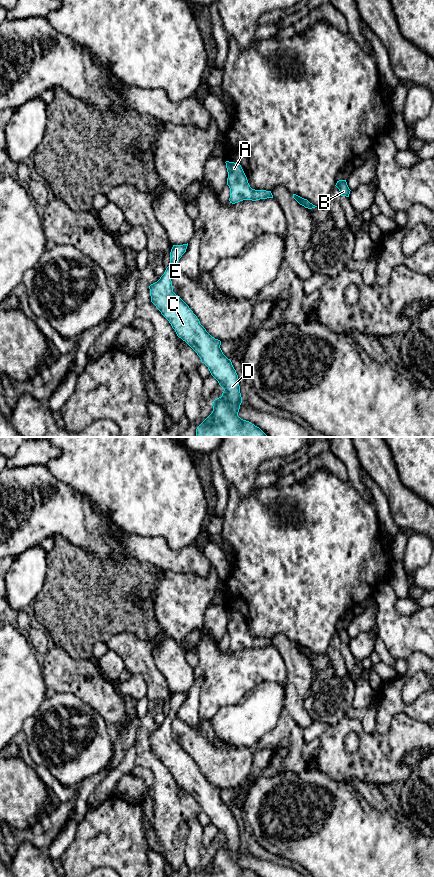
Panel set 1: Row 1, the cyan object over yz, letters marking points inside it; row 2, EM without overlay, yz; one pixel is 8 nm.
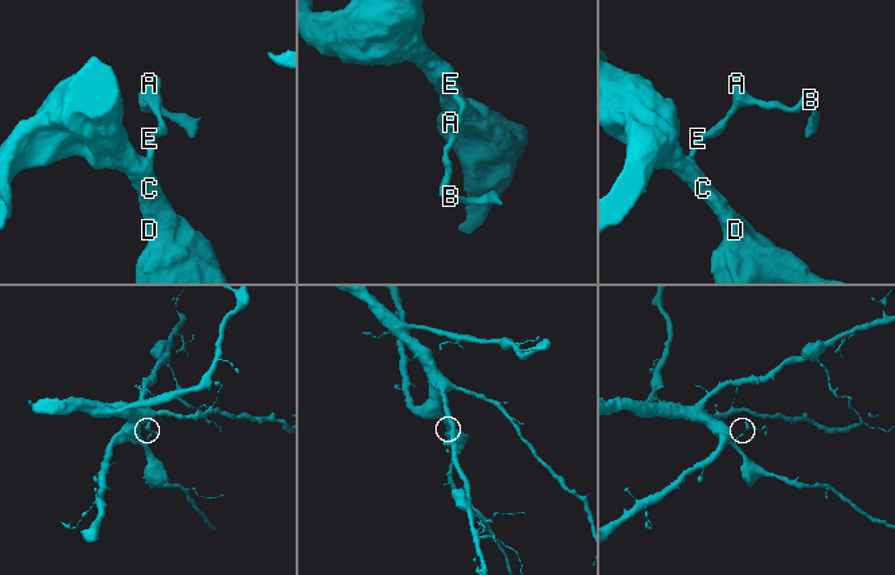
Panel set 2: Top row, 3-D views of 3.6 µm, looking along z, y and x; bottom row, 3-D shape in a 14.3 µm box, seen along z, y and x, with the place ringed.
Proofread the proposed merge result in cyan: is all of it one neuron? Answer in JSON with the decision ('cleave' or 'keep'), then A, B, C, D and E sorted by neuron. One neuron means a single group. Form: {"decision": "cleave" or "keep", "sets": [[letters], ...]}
{"decision": "keep", "sets": [["A", "B", "C", "D", "E"]]}

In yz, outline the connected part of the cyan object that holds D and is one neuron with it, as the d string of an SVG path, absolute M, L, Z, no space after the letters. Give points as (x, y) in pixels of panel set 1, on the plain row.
M188 691L173 693L169 714L149 737L151 750L169 769L177 784L197 801L201 810L224 837L222 844L213 849L212 861L197 877L260 877L238 864L242 851L239 827L231 808L220 796L221 789L206 779L189 754L173 740L171 723L187 694Z

